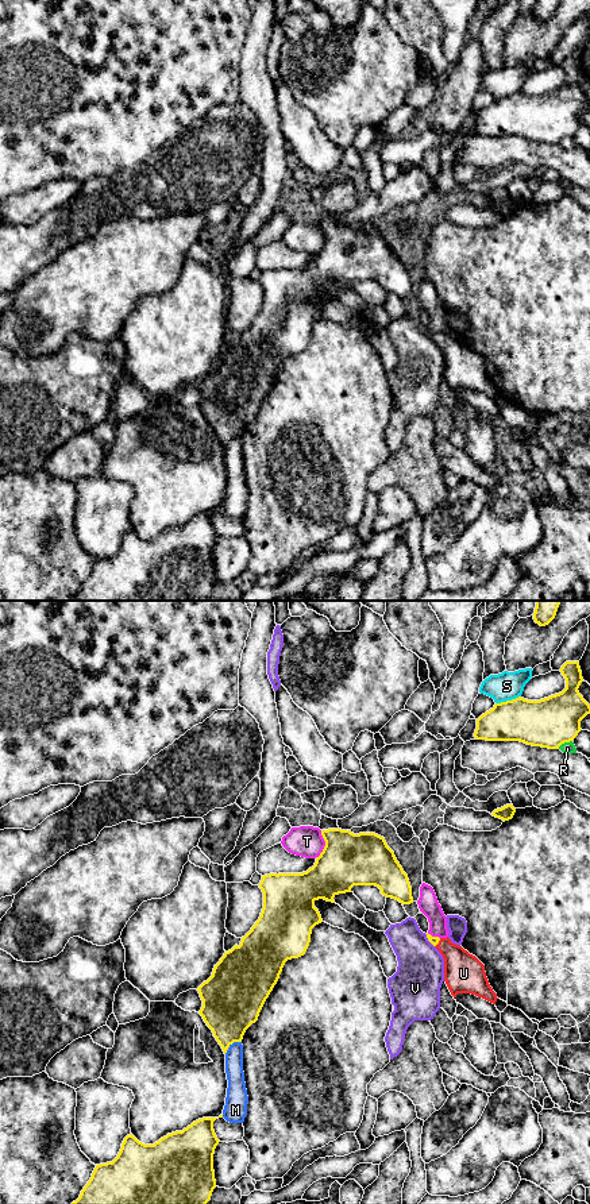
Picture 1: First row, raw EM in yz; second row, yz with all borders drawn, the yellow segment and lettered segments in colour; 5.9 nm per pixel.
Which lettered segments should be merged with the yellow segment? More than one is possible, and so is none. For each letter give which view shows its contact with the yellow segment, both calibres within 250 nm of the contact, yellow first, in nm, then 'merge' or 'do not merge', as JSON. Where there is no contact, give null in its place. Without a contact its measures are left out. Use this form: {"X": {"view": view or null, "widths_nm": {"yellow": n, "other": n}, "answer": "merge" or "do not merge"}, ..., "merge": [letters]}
{"M": {"view": "yz", "widths_nm": {"yellow": 360, "other": 110}, "answer": "do not merge"}, "R": {"view": "yz", "widths_nm": {"yellow": 300, "other": 70}, "answer": "do not merge"}, "S": {"view": "yz", "widths_nm": {"yellow": 280, "other": 170}, "answer": "do not merge"}, "T": {"view": "yz", "widths_nm": {"yellow": 320, "other": 190}, "answer": "do not merge"}, "U": {"view": "yz", "widths_nm": {"yellow": 50, "other": 240}, "answer": "merge"}, "V": {"view": "yz", "widths_nm": {"yellow": 50, "other": 280}, "answer": "do not merge"}, "merge": ["U"]}

